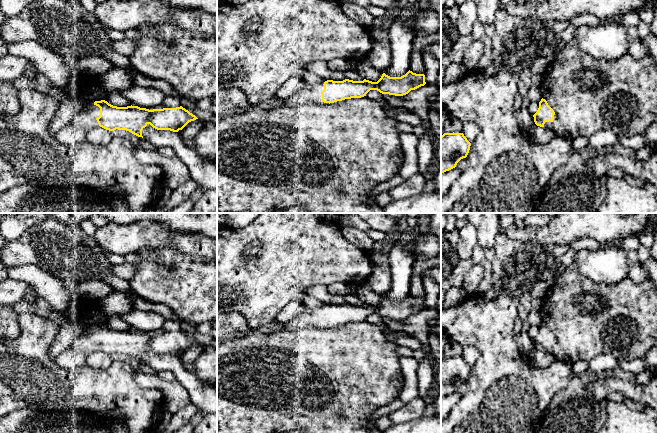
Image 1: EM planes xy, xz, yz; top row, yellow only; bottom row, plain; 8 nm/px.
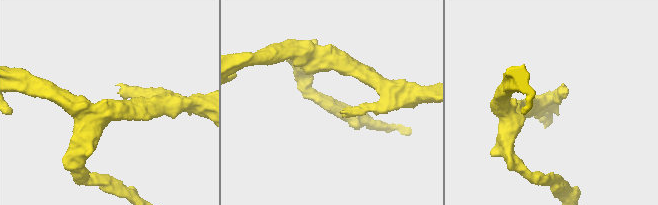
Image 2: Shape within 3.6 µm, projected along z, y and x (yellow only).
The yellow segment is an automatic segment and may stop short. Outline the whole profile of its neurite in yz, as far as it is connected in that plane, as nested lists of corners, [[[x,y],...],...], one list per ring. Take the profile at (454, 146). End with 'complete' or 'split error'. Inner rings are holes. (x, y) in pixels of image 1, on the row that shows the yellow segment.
[[[444,133],[441,136],[441,173],[455,168],[461,159],[466,158],[470,146],[463,133]]] | complete

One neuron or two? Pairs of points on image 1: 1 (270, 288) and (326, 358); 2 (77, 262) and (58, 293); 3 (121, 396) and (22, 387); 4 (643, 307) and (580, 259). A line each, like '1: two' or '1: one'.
1: two
2: two
3: one
4: two

